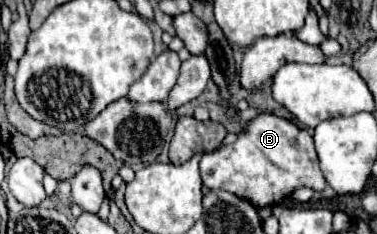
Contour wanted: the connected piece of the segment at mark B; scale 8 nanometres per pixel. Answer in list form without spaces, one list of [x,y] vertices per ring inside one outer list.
[[[268,112],[248,120],[244,130],[236,134],[236,142],[230,146],[204,154],[200,160],[200,174],[204,186],[232,192],[258,208],[276,206],[280,204],[280,198],[286,198],[302,186],[316,192],[326,188],[326,178],[320,170],[312,136],[292,120]]]

